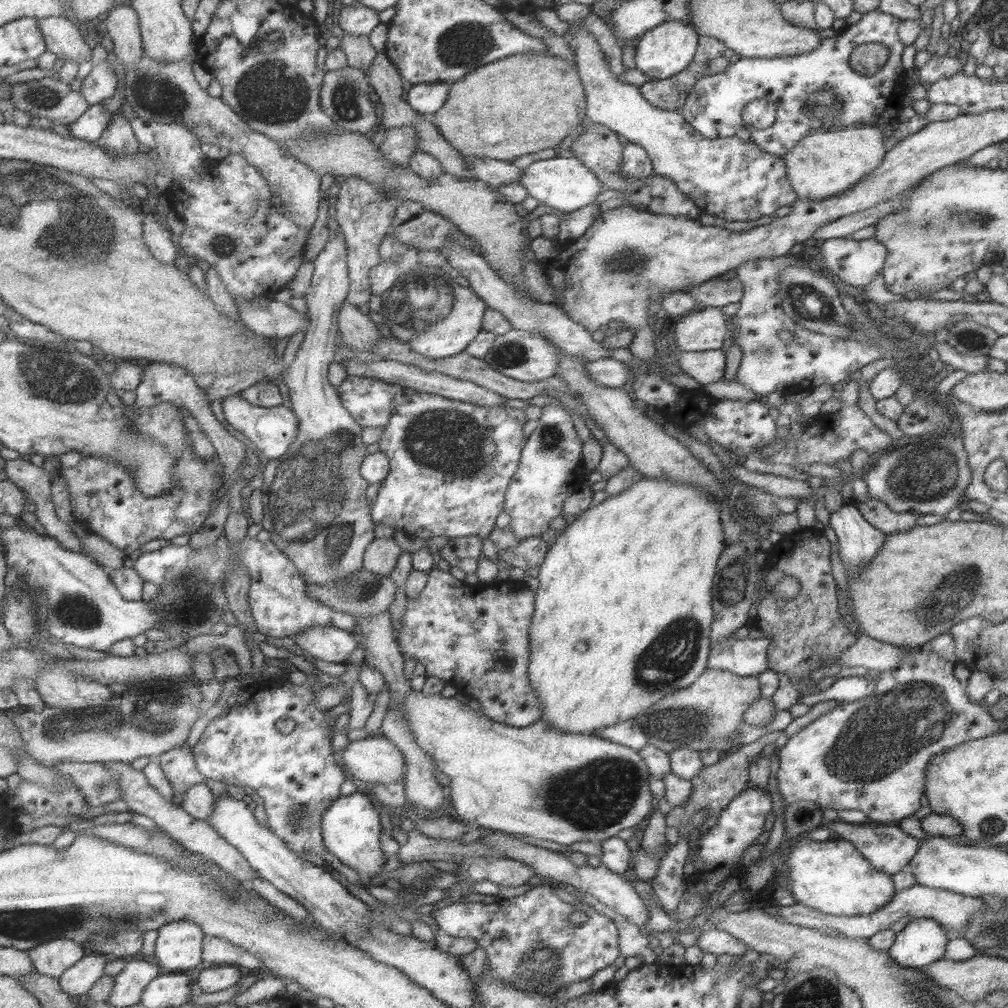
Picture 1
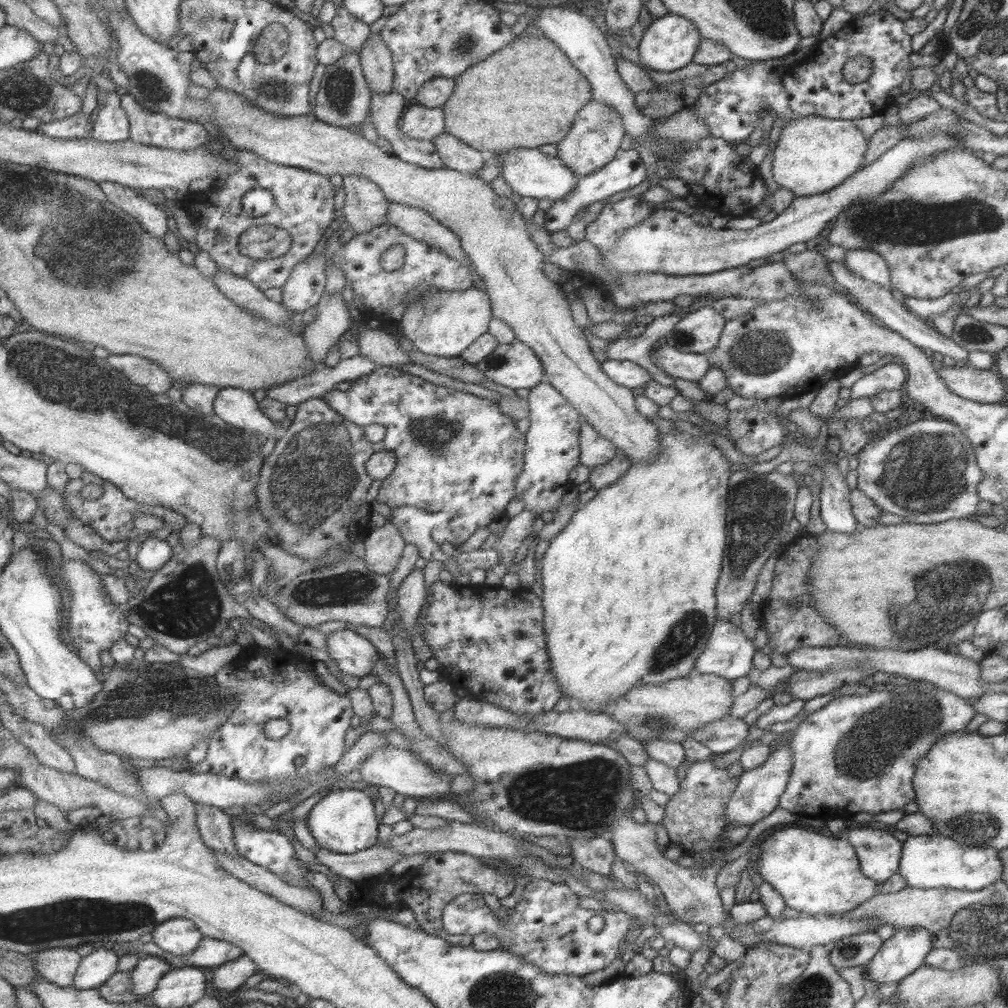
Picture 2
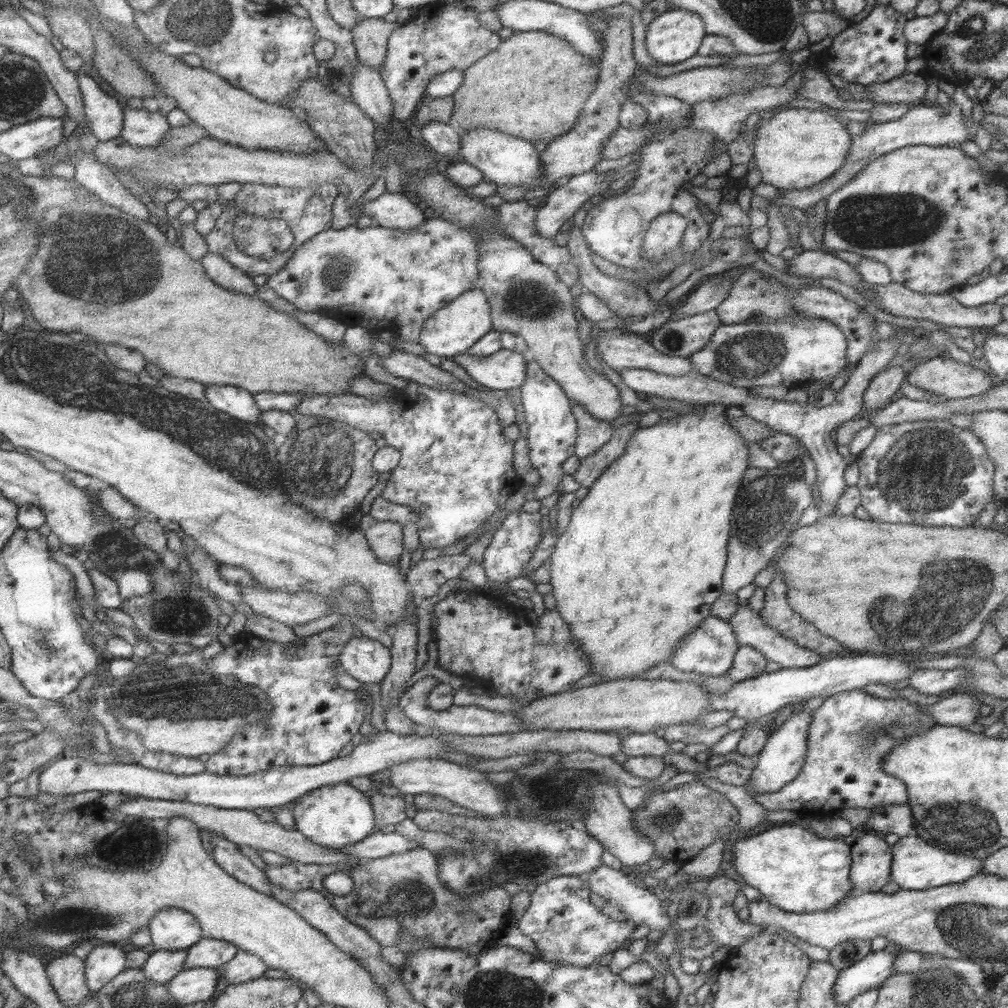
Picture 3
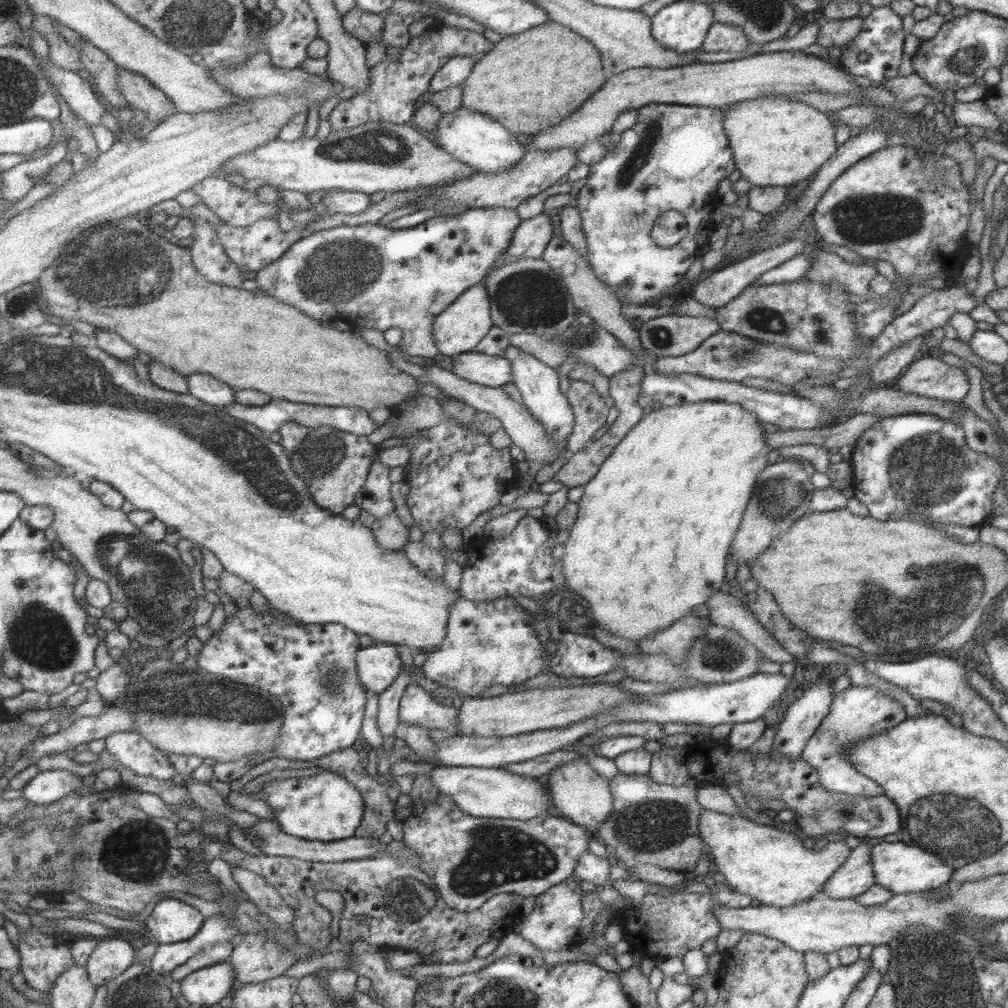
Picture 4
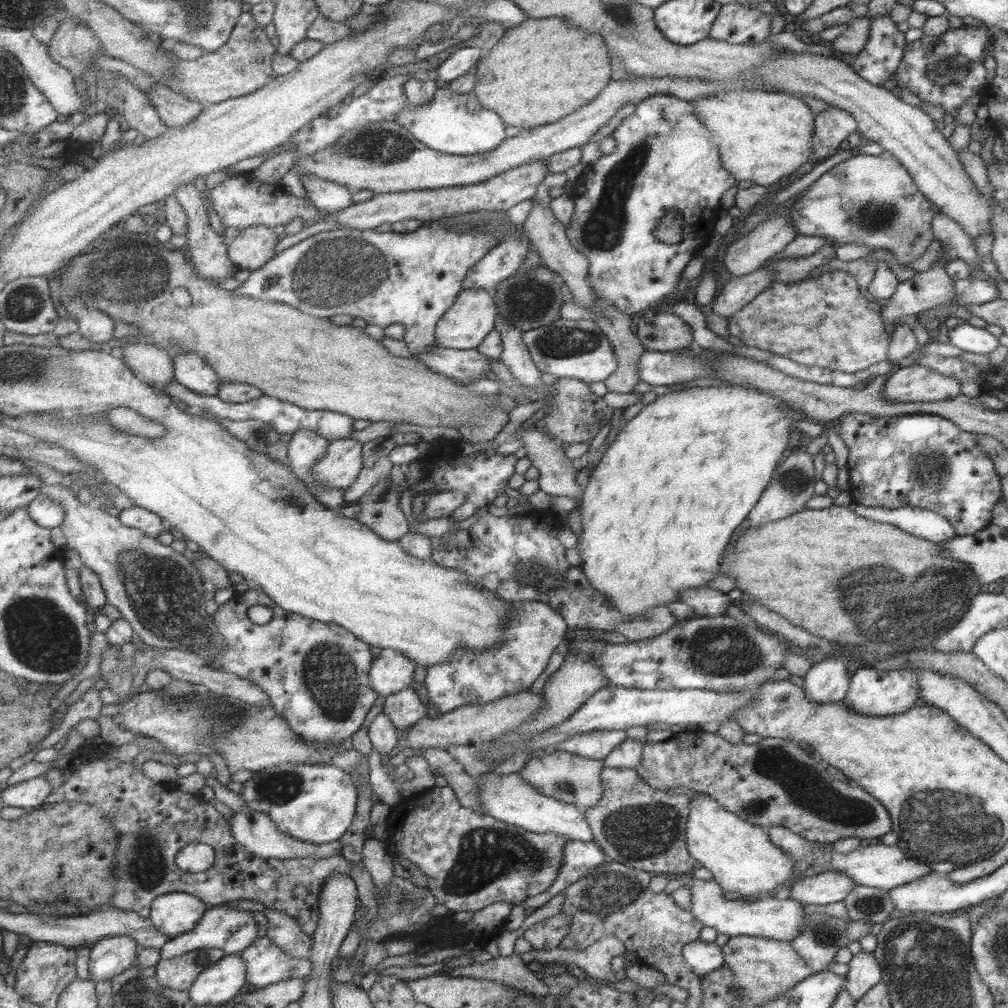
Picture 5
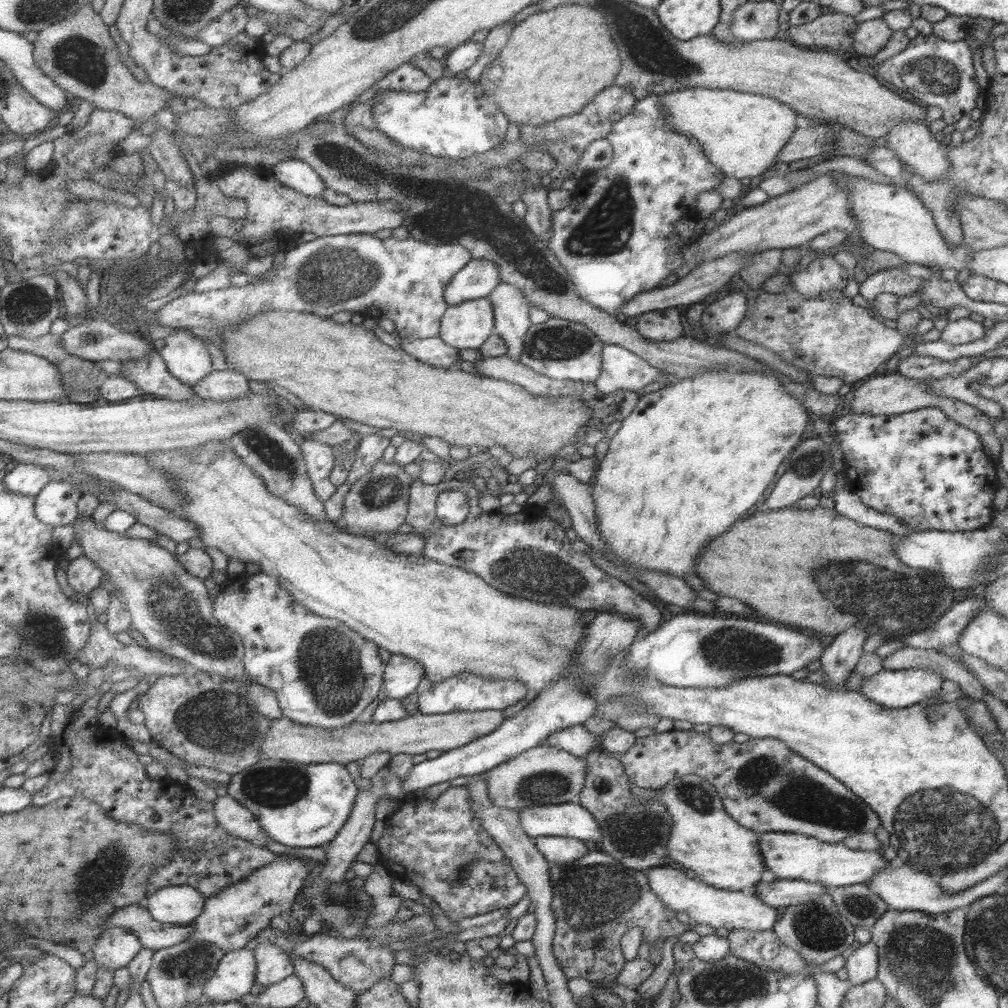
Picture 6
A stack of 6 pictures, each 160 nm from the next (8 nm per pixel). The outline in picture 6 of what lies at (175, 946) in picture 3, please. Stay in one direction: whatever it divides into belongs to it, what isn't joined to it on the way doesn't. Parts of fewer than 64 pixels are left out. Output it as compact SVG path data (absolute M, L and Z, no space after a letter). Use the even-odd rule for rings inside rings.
M173 885L153 893L145 906L159 922L189 926L204 913L207 901L208 897L194 886Z

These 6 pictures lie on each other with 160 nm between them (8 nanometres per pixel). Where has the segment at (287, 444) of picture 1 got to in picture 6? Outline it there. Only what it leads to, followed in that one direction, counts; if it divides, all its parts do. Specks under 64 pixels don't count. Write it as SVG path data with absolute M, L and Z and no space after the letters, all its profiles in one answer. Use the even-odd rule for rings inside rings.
M187 329L156 339L152 346L163 355L169 372L184 384L197 386L213 370L213 356L205 339Z

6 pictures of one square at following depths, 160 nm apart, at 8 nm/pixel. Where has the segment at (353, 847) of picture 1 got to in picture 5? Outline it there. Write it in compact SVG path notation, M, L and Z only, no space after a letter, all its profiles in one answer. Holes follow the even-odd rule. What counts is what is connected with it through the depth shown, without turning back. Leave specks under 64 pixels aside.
M283 763L255 771L243 785L239 794L247 806L268 814L281 832L316 845L344 837L356 817L360 796L351 773L327 763Z

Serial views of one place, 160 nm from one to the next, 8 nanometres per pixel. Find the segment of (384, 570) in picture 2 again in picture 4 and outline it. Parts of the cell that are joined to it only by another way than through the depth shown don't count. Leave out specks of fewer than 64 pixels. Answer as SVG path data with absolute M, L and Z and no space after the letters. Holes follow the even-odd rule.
M395 513L377 518L371 527L384 549L403 551L409 542L409 526Z

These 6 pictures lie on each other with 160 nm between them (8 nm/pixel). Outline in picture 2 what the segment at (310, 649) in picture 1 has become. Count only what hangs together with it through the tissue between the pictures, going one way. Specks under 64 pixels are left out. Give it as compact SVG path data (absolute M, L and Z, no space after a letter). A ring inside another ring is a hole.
M338 629L328 635L327 646L331 658L337 661L344 674L365 678L372 674L375 665L380 661L379 650L371 640L356 634L353 630Z

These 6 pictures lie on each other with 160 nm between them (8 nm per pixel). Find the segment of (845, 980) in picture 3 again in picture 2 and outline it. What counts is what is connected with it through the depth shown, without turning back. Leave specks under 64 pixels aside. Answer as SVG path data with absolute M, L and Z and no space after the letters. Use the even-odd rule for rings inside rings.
M924 928L896 929L863 966L864 978L876 984L894 985L922 964L932 942Z

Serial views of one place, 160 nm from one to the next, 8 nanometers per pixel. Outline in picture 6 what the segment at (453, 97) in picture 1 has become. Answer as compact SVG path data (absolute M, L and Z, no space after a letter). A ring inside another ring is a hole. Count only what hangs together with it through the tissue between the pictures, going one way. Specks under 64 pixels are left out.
M569 3L534 12L515 24L505 46L483 69L479 84L488 100L496 103L511 122L541 126L582 111L595 95L614 84L619 69L619 53L602 12L589 5Z

